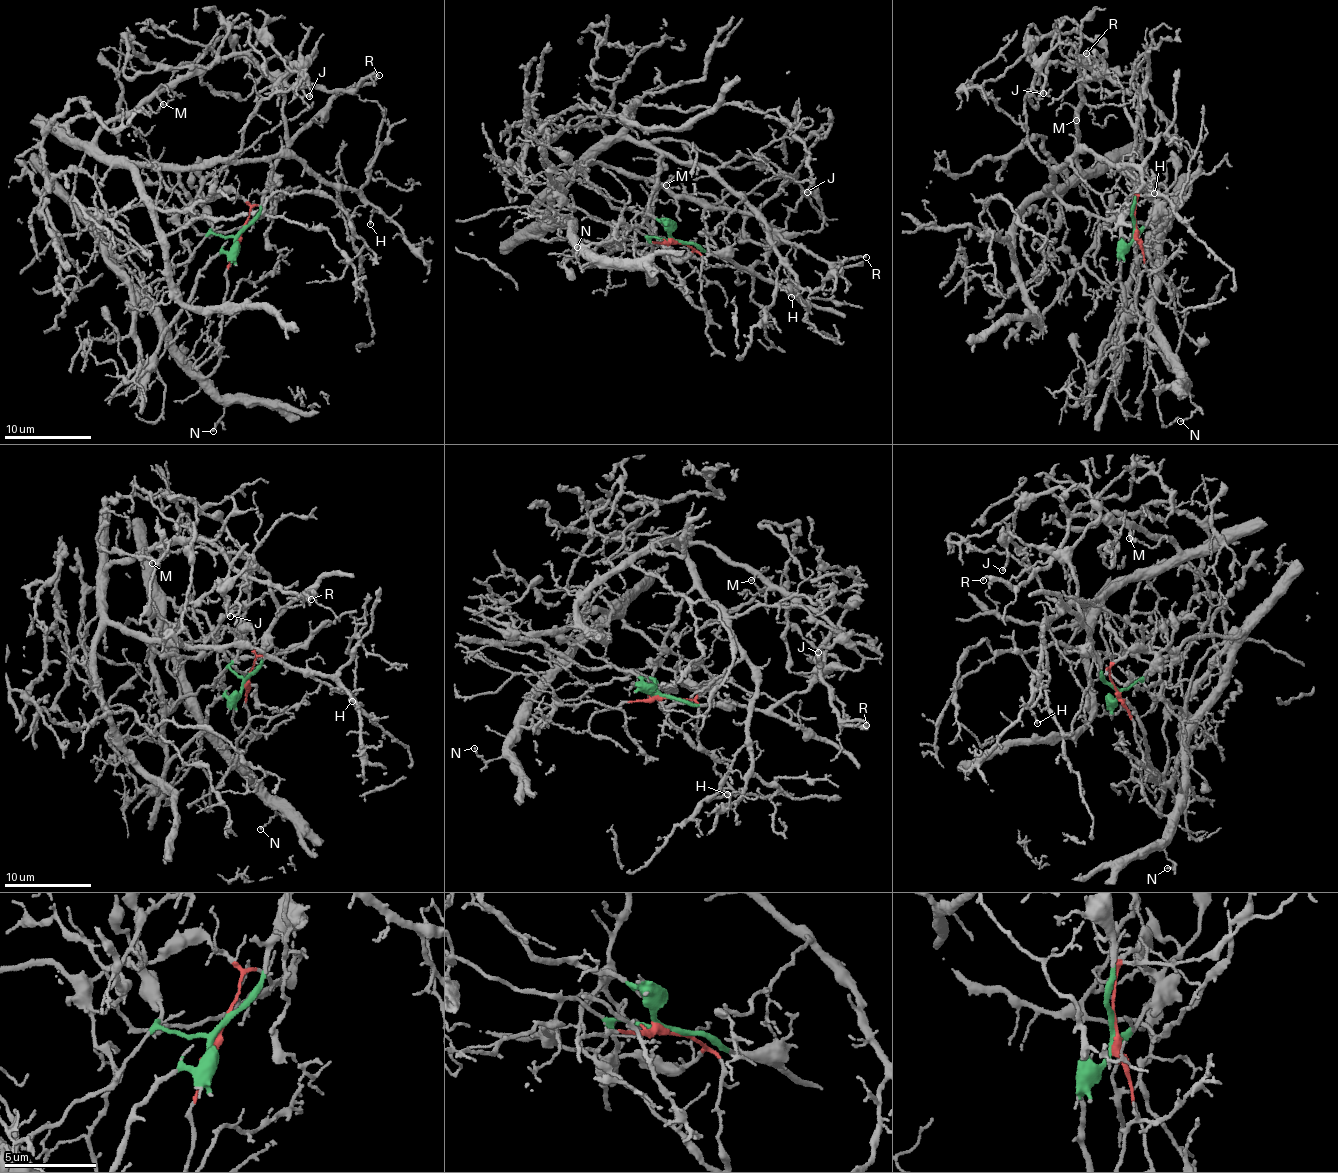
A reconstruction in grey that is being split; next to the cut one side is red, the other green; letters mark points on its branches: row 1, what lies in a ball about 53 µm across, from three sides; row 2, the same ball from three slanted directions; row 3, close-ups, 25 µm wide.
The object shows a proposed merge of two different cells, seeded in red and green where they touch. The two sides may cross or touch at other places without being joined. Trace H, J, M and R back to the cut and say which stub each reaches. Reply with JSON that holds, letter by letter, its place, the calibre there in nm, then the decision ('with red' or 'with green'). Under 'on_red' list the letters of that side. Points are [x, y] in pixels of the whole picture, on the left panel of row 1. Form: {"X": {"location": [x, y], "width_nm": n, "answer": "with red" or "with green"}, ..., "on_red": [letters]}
{"H": {"location": [370, 224], "width_nm": 110, "answer": "with red"}, "J": {"location": [309, 96], "width_nm": 150, "answer": "with green"}, "M": {"location": [163, 104], "width_nm": 150, "answer": "with red"}, "R": {"location": [379, 75], "width_nm": 130, "answer": "with red"}, "on_red": ["H", "M", "R"]}

